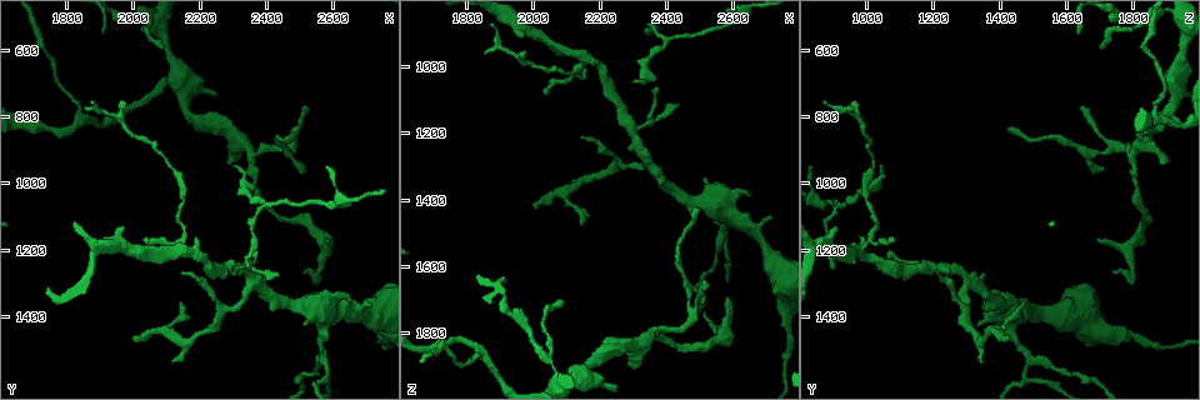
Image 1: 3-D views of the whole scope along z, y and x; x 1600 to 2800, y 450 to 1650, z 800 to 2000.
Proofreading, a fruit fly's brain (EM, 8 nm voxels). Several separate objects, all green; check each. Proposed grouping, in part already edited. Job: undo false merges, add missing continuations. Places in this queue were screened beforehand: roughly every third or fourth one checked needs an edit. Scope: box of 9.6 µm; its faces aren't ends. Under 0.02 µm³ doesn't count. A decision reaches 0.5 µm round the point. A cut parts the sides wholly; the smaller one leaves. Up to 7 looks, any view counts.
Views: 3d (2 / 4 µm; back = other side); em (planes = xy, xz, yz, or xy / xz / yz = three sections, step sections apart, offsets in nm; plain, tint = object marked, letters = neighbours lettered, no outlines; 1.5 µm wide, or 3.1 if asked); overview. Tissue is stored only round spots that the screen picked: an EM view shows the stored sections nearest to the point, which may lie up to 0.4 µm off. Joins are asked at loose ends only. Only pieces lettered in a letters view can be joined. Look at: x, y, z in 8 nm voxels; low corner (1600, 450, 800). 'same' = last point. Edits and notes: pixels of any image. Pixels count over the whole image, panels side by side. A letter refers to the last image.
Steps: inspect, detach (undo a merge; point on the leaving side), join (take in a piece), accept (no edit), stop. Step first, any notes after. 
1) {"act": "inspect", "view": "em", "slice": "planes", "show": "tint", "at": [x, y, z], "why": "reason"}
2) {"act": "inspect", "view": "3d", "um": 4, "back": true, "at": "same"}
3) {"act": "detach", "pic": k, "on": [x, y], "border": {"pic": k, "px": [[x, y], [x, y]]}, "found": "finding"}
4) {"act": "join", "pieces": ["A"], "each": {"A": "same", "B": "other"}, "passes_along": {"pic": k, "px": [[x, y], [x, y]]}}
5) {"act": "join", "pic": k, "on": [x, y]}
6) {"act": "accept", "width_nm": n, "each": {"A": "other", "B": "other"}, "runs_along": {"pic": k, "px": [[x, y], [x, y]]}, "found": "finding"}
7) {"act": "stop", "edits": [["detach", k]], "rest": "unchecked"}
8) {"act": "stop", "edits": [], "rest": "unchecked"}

{"act": "inspect", "view": "em", "slice": "xz", "step": 4, "show": "letters", "at": [2350, 1260, 900], "why": "branch stops here"}

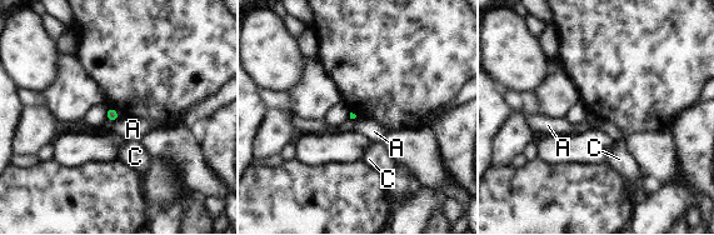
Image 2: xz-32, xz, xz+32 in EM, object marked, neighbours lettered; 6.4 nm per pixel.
{"act": "inspect", "view": "em", "slice": "planes", "show": "letters", "at": "same", "why": "cut it another way"}

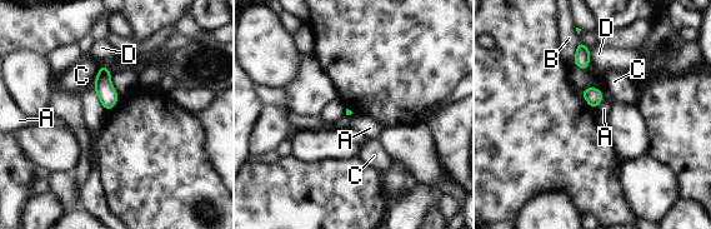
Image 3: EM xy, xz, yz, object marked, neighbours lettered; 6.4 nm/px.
{"act": "accept", "each": {"A": "other", "B": "other", "C": "other", "D": "other"}, "border": {"pic": 3, "px": [[602, 100], [595, 109]]}, "found": "no lettered piece goes on from it"}

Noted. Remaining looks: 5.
{"act": "inspect", "view": "3d", "um": 4, "at": [2030, 1160, 1080], "why": "branch stops here"}

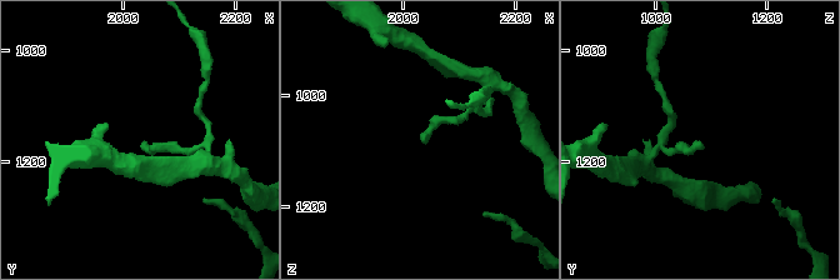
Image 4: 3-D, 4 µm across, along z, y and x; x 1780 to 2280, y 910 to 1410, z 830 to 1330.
{"act": "inspect", "view": "em", "slice": "planes", "show": "letters", "at": [2035, 1170, 1085]}

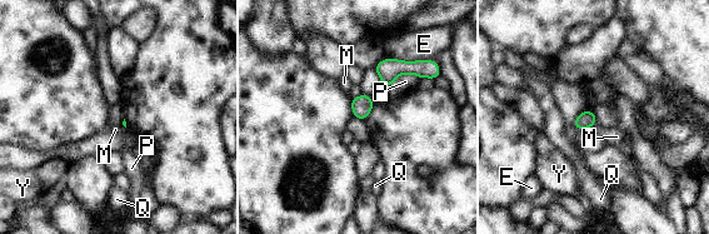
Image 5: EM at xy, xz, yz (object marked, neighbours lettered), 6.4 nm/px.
{"act": "accept", "each": {"E": "other", "M": "other", "P": "other", "Q": "other", "Y": "other"}, "border": {"pic": 5, "px": [[595, 122], [588, 128]]}, "found": "no lettered piece goes on from it"}

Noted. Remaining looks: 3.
{"act": "inspect", "view": "3d", "um": 2, "at": [2140, 1360, 1470], "why": "branch stops here"}

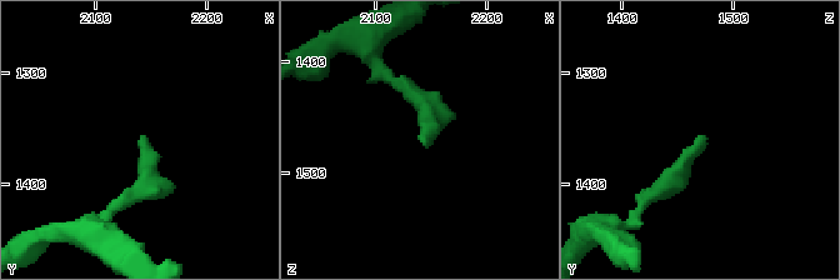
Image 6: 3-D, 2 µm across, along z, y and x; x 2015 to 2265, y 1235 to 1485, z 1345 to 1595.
{"act": "inspect", "view": "em", "slice": "planes", "show": "plain", "at": [2148, 1360, 1476], "why": "need the tissue"}

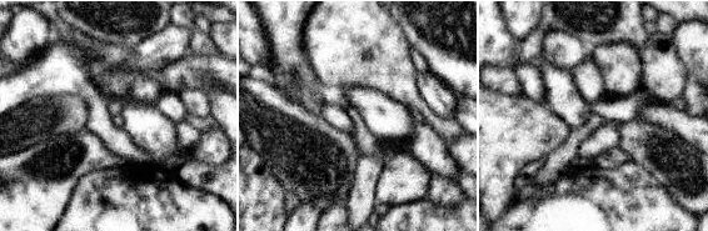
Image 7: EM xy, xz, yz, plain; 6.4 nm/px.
{"act": "inspect", "view": "em", "slice": "planes", "show": "letters", "at": "same", "why": "see the neighbours"}

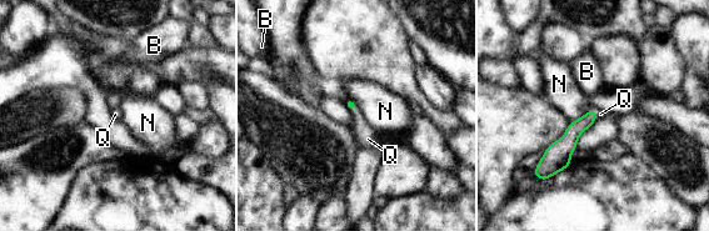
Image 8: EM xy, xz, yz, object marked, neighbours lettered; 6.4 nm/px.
{"act": "join", "pic": 8, "on": [600, 114], "each": {"B": "other", "N": "other", "Q": "same"}, "passes_along": {"pic": 8, "px": [[568, 141], [595, 114], [600, 114]]}, "found": "it goes on there"}

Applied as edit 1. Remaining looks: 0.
{"act": "stop", "edits": [["join", 8]], "rest": "unchecked"}

